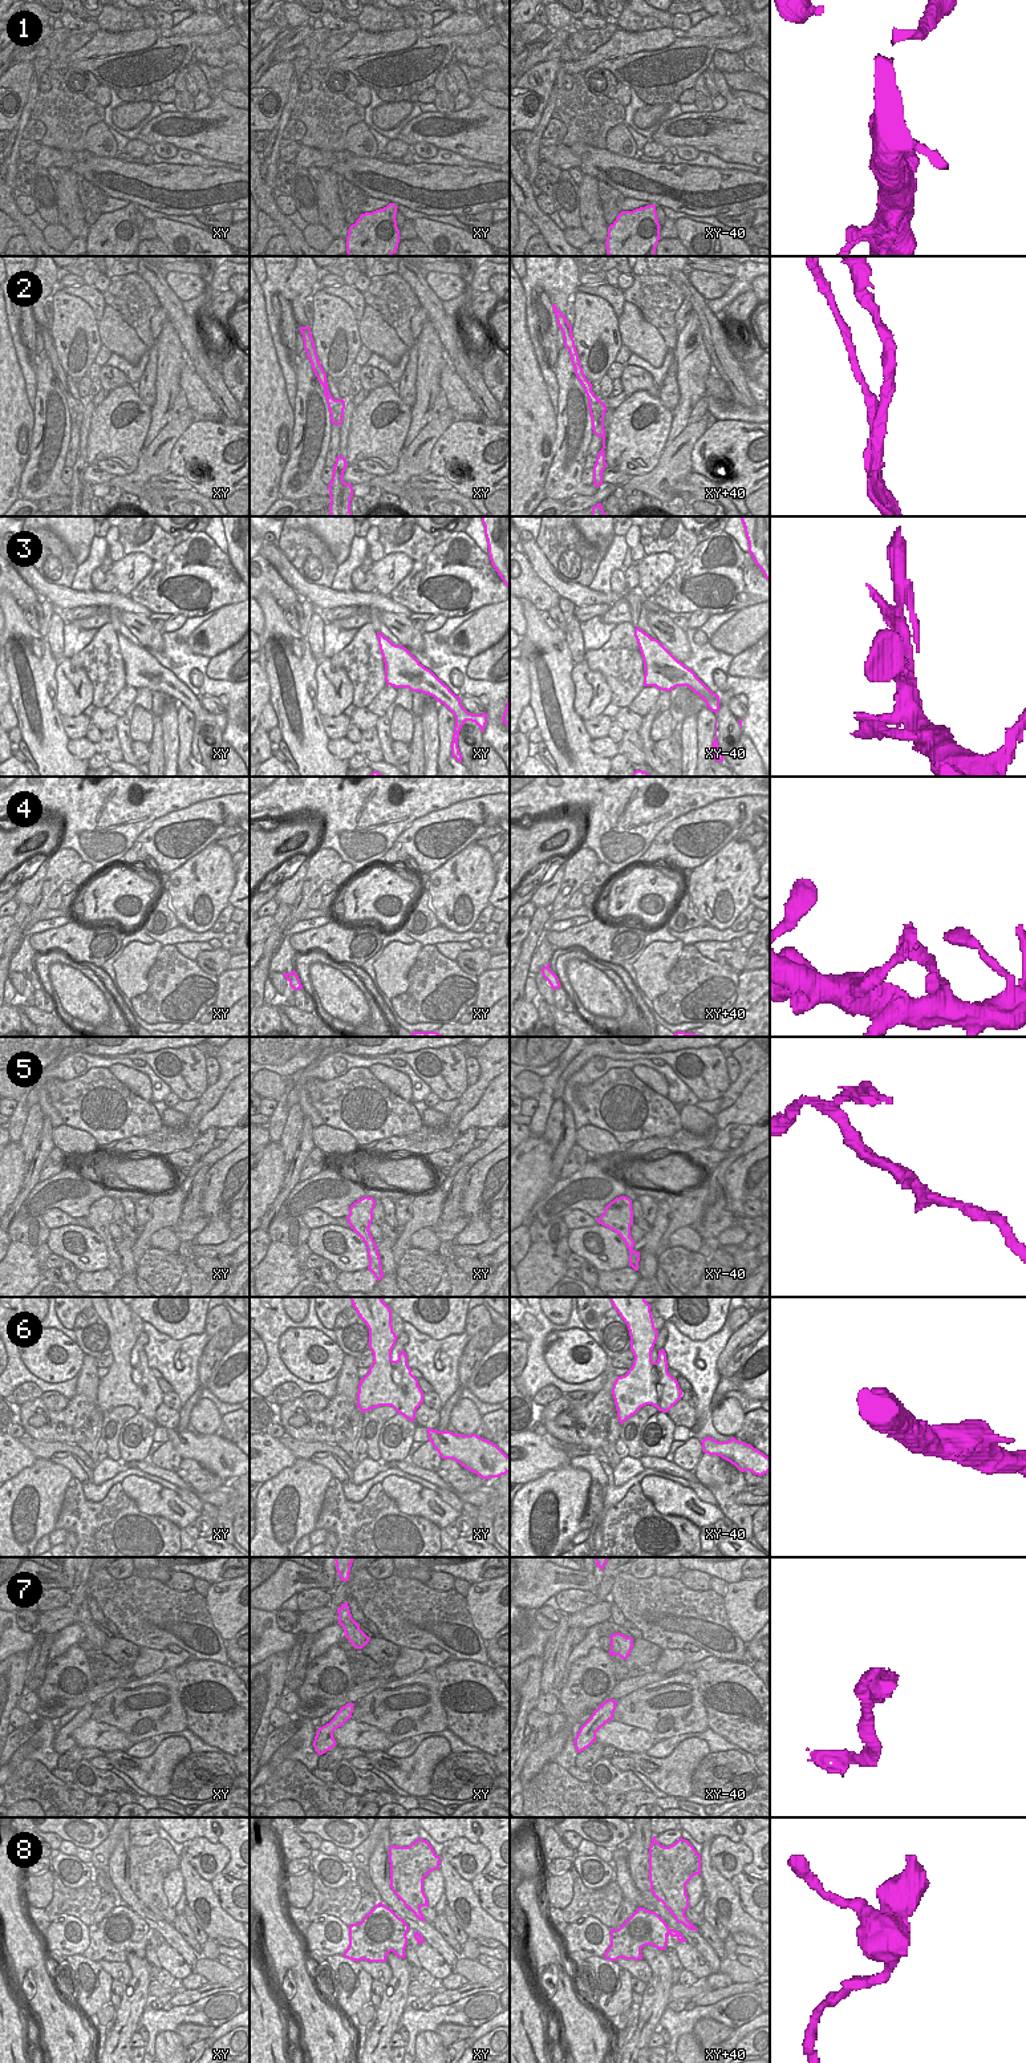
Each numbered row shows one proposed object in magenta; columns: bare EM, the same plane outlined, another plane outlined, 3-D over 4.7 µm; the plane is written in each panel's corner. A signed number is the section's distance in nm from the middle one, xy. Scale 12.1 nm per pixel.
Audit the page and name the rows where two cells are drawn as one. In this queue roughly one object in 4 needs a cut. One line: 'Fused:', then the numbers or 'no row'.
Fused: 2

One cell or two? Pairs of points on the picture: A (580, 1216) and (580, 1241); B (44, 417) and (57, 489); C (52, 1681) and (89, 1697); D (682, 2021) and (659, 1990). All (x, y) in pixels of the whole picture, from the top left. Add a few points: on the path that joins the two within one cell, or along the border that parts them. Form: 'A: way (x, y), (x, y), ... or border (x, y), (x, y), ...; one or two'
A: border (596, 1224), (570, 1231); two
B: way (49, 434), (51, 471); one
C: border (94, 1683), (81, 1697), (55, 1698); two
D: border (666, 2006), (659, 2027); two

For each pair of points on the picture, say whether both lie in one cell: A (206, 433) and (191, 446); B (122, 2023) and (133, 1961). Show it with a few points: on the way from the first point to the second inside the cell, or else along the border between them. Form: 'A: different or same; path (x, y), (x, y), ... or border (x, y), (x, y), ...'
A: same; path (202, 437), (195, 444)
B: same; path (132, 2007), (140, 1985), (140, 1977)

